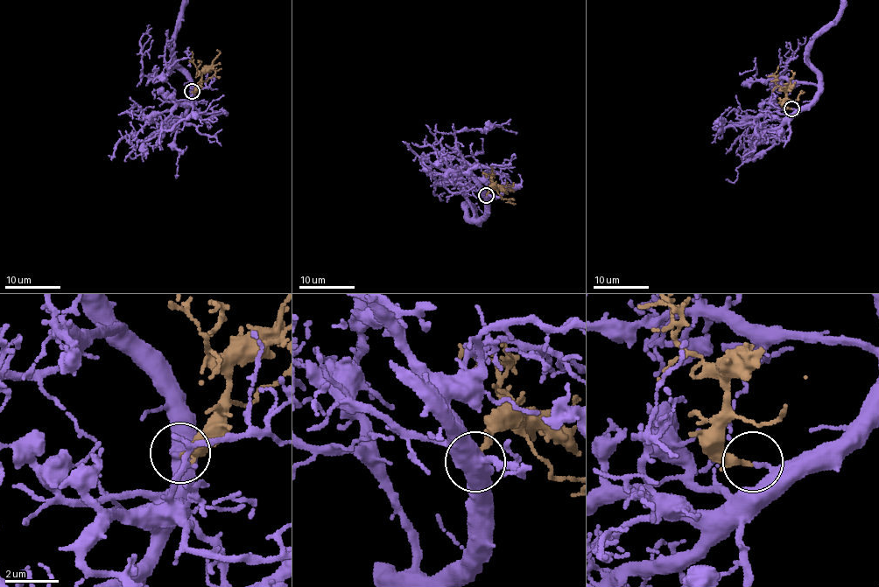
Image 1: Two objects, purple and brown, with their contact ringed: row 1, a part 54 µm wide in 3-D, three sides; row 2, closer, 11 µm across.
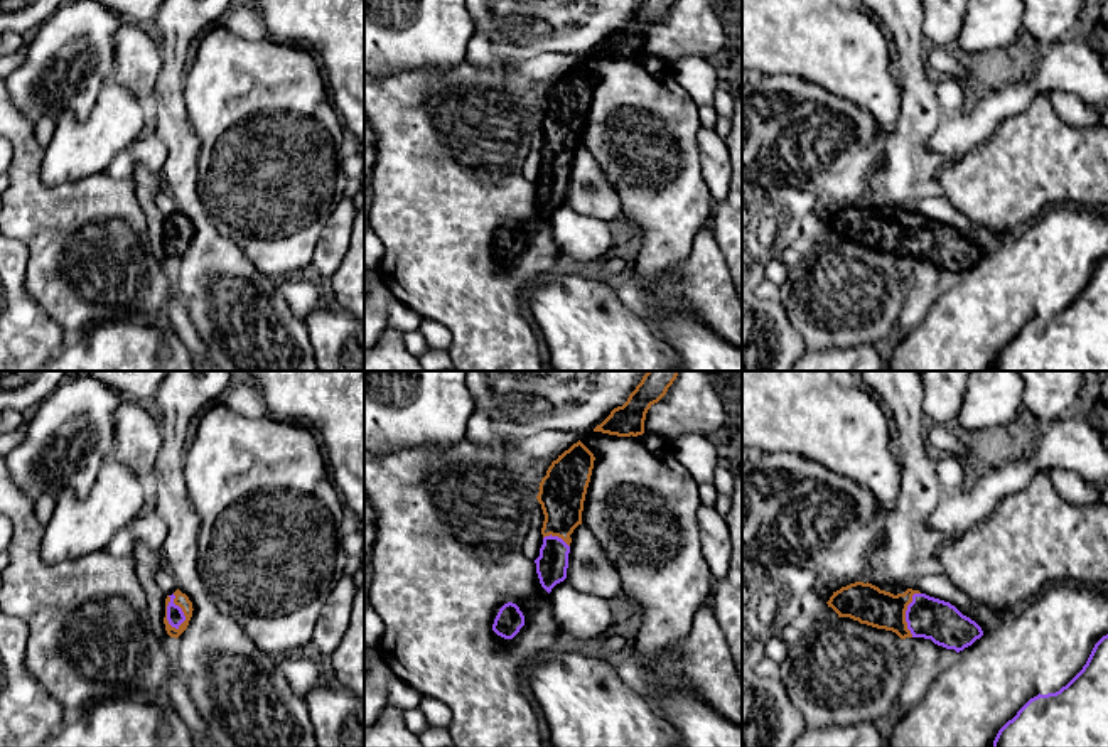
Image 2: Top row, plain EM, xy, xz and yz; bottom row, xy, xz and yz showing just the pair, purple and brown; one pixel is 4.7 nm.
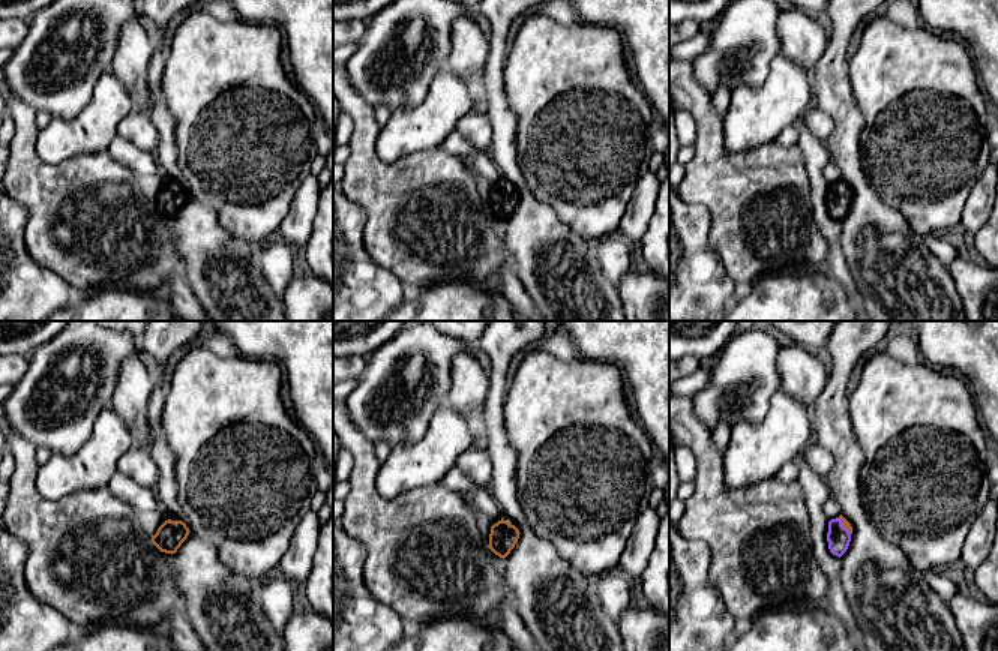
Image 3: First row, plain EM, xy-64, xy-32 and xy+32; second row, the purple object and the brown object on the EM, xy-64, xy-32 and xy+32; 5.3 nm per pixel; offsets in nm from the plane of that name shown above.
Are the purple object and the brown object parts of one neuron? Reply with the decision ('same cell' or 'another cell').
same cell

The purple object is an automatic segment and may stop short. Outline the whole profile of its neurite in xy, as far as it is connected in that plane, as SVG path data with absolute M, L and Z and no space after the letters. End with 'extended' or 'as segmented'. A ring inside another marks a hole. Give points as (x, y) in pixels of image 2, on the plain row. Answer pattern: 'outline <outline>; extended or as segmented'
outline M179 211L165 221L165 253L170 260L179 260L192 239L192 224Z; extended

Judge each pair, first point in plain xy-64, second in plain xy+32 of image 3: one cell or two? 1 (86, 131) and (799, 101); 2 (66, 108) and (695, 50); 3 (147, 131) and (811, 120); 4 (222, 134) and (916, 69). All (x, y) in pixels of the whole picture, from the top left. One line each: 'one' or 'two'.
1: one
2: two
3: one
4: one

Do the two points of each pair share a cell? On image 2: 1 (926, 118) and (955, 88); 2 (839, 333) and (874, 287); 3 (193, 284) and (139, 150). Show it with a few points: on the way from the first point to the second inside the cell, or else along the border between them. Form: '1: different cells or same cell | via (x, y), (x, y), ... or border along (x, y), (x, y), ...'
1: different cells | border along (935, 85), (935, 93), (945, 115)
2: same cell | via (840, 321), (862, 299)
3: different cells | border along (154, 134), (167, 150), (161, 172)

